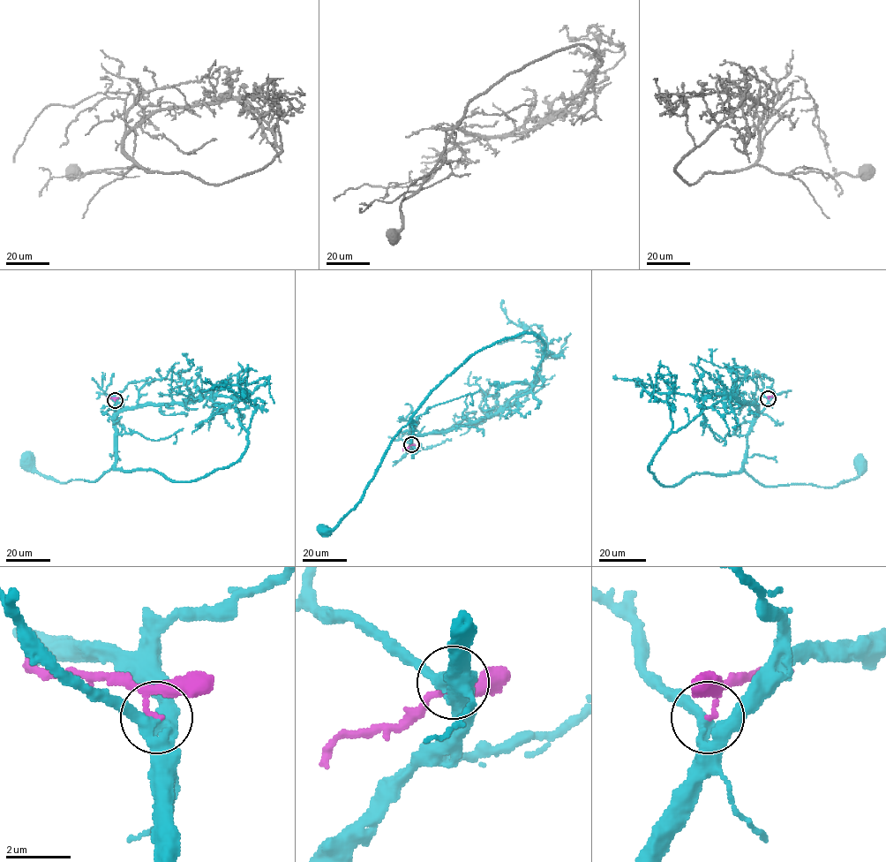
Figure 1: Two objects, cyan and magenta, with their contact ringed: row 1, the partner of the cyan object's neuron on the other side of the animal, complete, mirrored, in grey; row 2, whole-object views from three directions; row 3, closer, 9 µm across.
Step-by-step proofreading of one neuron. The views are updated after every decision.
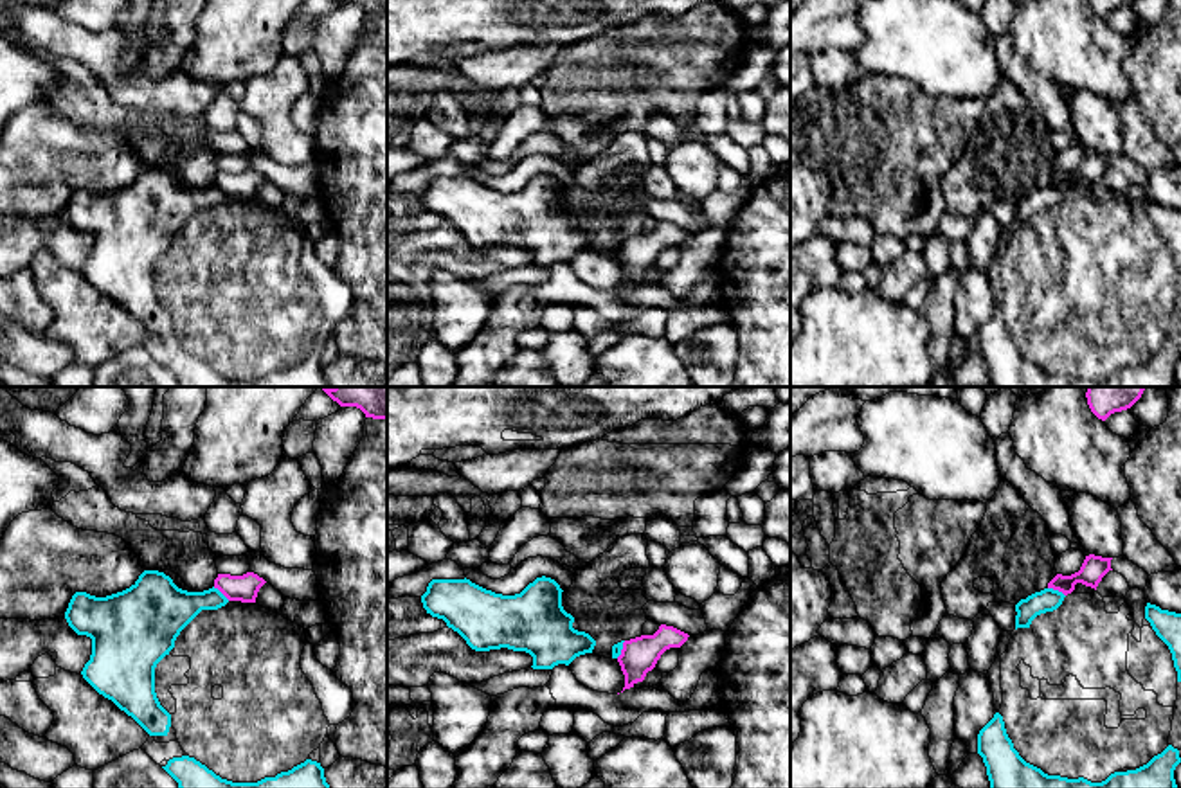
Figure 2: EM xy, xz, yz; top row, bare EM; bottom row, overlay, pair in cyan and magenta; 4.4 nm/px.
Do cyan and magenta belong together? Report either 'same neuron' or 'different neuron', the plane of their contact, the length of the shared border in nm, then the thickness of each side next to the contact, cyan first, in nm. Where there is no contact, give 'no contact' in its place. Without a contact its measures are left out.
different neuron; meets cyan in yz; contact 90 nm long; 110 nm thick on the cyan side, 110 nm on the other

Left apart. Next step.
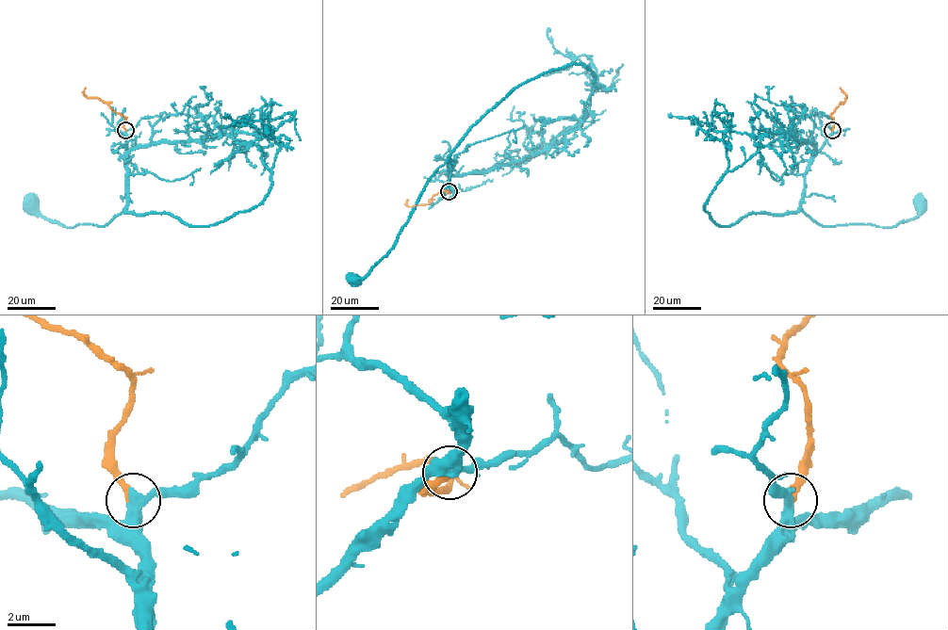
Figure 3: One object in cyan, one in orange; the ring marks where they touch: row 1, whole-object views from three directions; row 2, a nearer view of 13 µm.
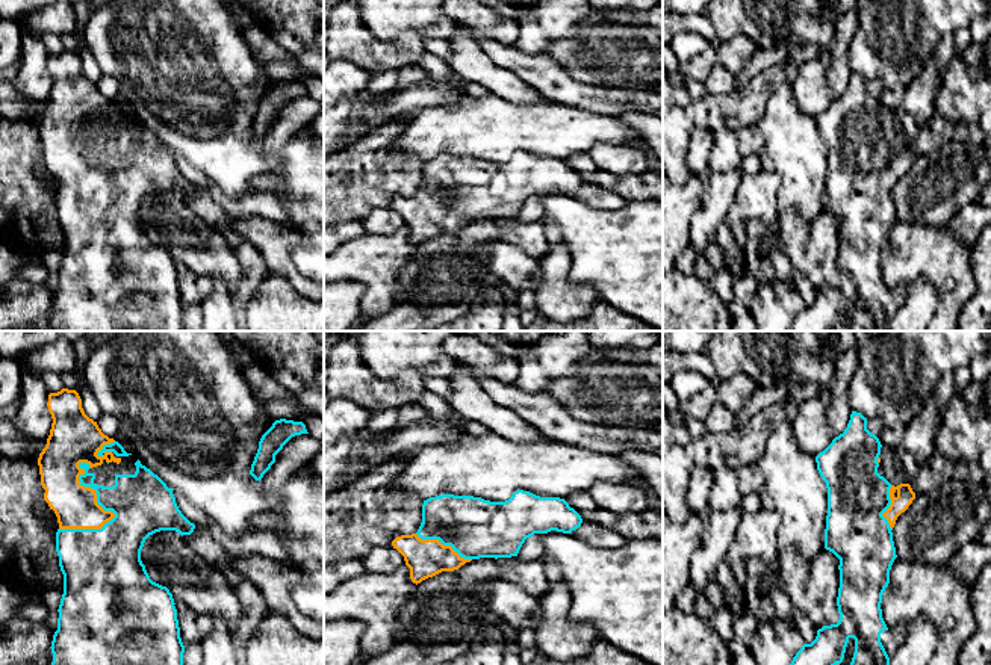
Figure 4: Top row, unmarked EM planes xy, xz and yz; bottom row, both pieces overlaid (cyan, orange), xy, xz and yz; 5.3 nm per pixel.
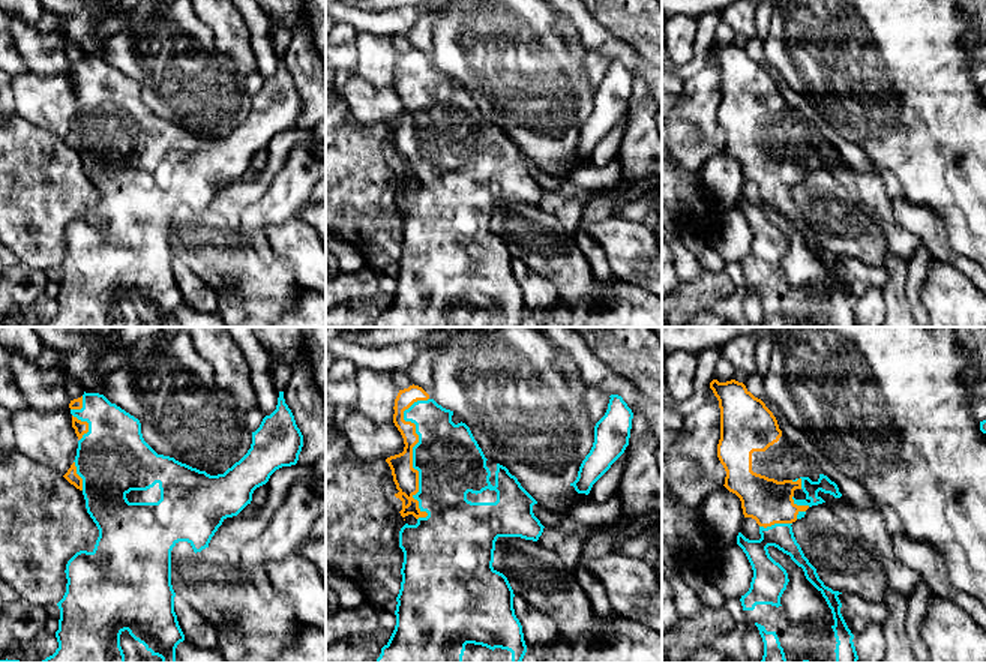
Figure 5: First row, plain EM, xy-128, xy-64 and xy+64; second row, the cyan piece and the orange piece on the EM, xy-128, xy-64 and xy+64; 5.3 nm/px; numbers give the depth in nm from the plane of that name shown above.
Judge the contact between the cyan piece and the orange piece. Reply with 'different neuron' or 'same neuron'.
same neuron

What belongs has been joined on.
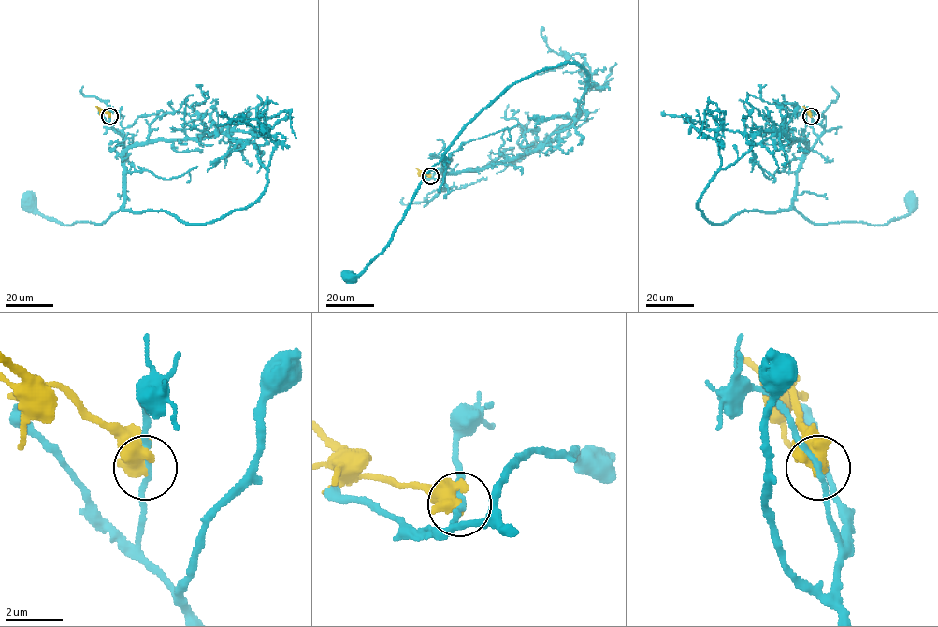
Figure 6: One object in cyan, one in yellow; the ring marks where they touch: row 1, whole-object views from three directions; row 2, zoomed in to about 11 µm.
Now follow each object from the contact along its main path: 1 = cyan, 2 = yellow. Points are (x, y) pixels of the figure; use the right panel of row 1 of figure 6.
1: (810, 116), (816, 141), (798, 169), (793, 205), (802, 215), (814, 224), (886, 225), (906, 215), (911, 202)
2: (810, 117), (803, 106)

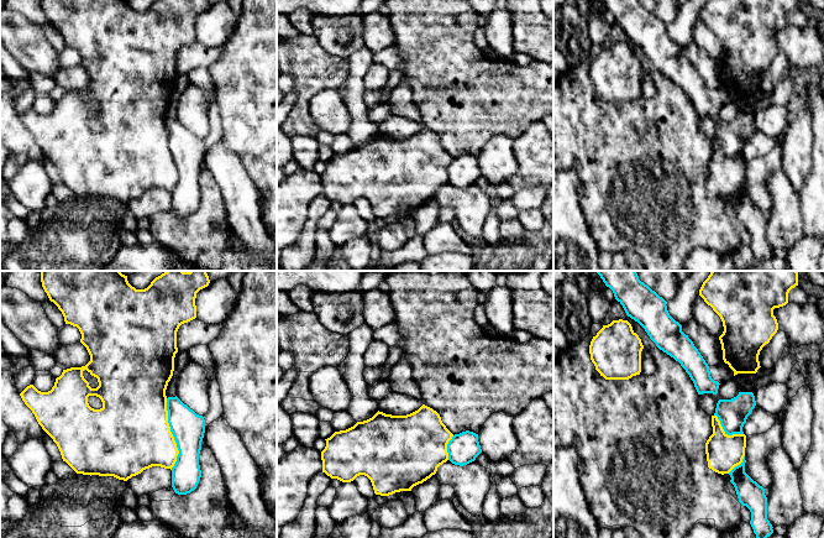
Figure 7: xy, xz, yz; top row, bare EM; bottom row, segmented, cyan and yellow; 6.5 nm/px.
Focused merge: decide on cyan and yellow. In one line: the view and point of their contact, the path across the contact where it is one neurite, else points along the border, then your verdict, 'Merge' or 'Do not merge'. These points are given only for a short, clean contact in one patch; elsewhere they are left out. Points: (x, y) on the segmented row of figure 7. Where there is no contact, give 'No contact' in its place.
Touches cyan at xy (172, 433). Do not merge

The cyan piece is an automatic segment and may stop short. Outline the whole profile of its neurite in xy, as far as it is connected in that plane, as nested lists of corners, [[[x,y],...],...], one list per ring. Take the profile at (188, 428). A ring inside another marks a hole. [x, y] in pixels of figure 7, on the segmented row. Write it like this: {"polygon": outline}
{"polygon": [[[177,396],[167,398],[168,423],[179,454],[172,468],[172,487],[178,495],[194,491],[200,481],[199,454],[205,433],[205,419]]]}

